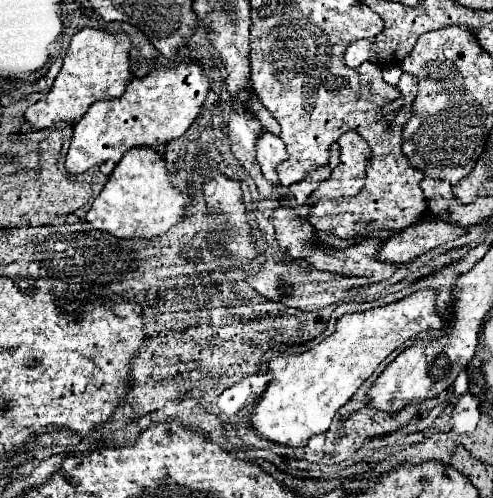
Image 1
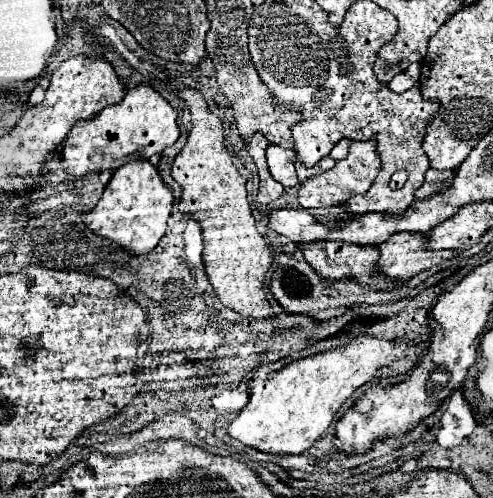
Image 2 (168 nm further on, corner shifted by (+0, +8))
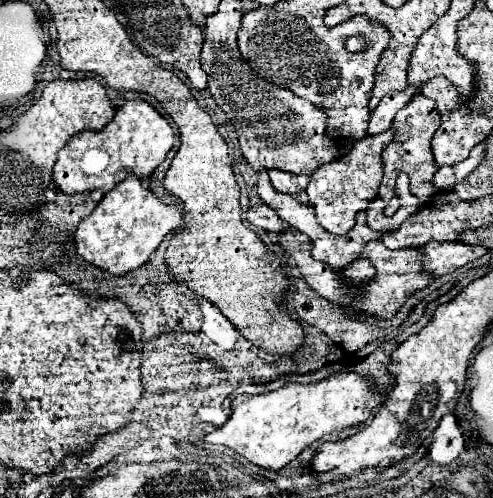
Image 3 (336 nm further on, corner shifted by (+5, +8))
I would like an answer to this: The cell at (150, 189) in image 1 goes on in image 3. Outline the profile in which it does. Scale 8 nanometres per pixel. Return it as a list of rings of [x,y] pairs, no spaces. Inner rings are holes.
[[[127,176],[127,180],[119,182],[109,194],[105,194],[93,214],[79,224],[75,246],[85,262],[113,276],[123,276],[147,264],[151,252],[159,248],[165,236],[179,230],[183,230],[181,212],[165,206],[151,190],[145,190],[137,176]]]

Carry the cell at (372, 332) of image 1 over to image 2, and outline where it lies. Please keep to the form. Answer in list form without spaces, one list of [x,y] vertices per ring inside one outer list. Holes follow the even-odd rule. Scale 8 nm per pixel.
[[[356,334],[350,344],[292,360],[278,372],[254,372],[248,382],[250,400],[230,424],[228,434],[242,444],[268,454],[300,454],[324,434],[338,408],[358,386],[370,382],[372,378],[400,372],[402,368],[394,368],[398,362],[404,362],[404,374],[414,360],[414,344],[404,338]]]

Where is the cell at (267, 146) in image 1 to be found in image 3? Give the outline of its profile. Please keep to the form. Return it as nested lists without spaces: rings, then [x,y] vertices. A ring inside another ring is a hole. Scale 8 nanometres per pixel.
[[[269,170],[269,180],[271,180],[273,188],[281,194],[297,194],[297,192],[305,190],[309,184],[309,176],[293,176],[293,174],[281,172],[281,170]]]

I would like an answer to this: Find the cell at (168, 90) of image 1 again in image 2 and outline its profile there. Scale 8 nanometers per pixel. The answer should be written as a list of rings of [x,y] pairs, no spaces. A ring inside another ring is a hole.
[[[150,84],[128,88],[118,104],[98,112],[94,120],[78,120],[78,124],[74,124],[62,148],[64,170],[72,176],[84,176],[86,172],[100,172],[106,168],[116,170],[126,164],[126,158],[150,158],[178,140],[180,130],[176,118],[176,110]]]

